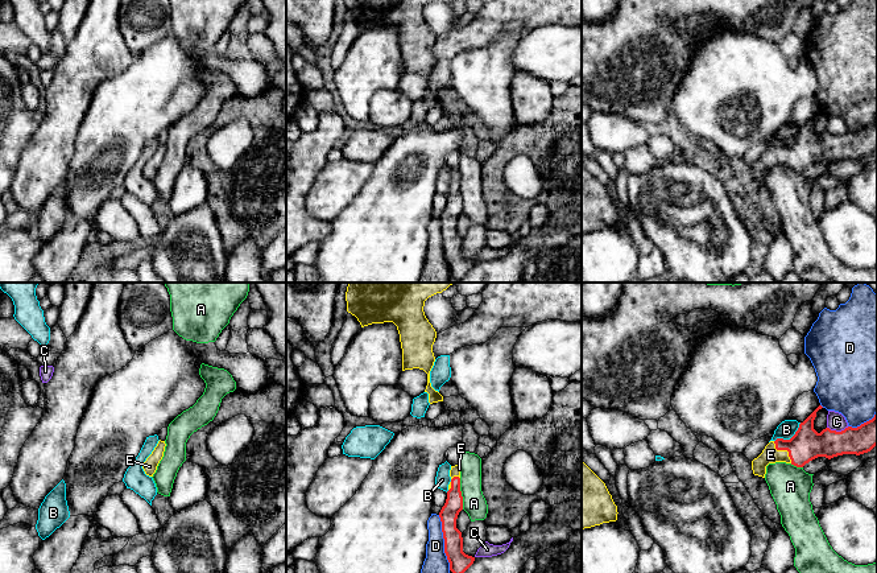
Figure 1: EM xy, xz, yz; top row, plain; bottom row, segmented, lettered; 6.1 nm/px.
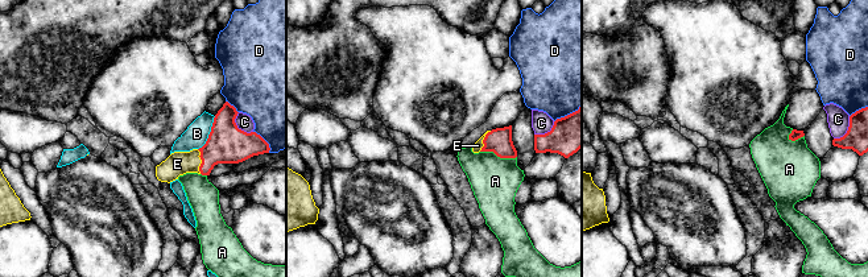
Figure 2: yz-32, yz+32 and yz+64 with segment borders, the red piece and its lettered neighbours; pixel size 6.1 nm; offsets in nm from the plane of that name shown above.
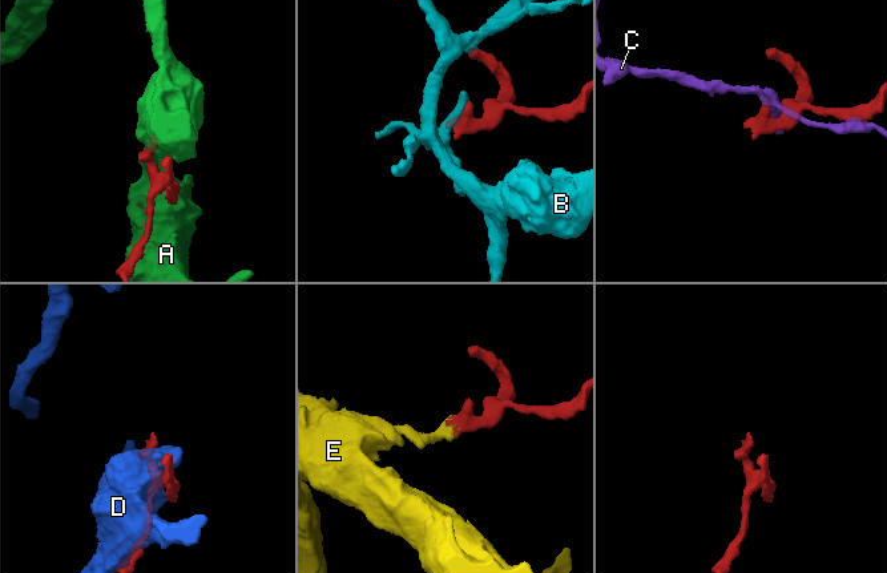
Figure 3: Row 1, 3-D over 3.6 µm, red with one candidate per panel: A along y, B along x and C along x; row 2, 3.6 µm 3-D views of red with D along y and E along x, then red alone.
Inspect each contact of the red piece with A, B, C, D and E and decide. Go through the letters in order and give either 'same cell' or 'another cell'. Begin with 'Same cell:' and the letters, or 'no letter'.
Same cell: E
A: another cell
B: another cell
C: another cell
D: another cell
E: same cell

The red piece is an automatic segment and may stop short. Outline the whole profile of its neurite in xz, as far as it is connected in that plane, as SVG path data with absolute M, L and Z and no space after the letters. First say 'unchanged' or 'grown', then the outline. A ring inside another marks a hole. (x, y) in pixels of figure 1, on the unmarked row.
grown | M458 169L451 170L451 186L448 189L447 203L439 217L442 236L444 243L444 257L450 267L450 275L459 281L475 265L475 261L463 256L462 236L456 232L456 223L463 214L463 201L460 195L460 173Z

